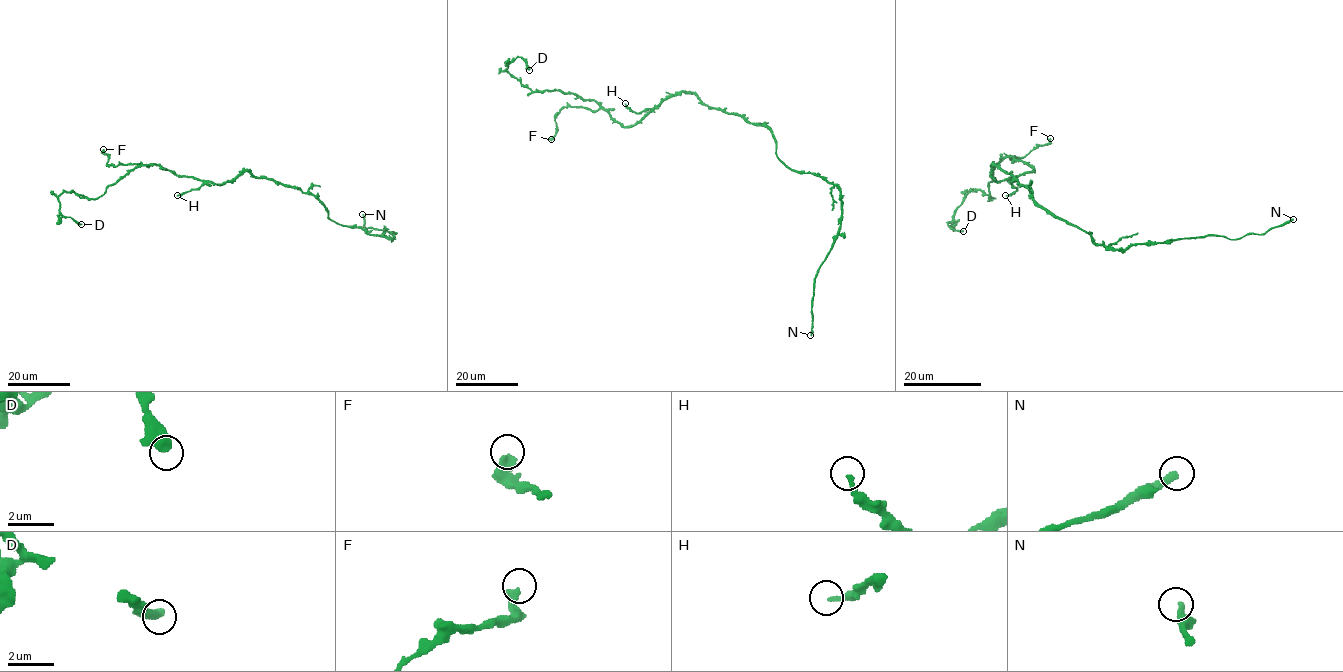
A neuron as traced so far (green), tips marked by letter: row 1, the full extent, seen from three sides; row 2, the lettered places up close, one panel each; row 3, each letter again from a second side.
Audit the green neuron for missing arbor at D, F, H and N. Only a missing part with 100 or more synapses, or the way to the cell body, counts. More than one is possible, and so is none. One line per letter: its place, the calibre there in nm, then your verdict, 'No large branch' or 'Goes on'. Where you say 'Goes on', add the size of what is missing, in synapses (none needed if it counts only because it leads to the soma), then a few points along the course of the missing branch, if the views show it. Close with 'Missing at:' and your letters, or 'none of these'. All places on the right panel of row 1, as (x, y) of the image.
D: Place: (963, 231). Thickness 480 nm. No large branch
F: Place: (1050, 138). Thickness 380 nm. No large branch
H: Place: (1005, 195). Thickness 200 nm. No large branch
N: Place: (1293, 219). Thickness 280 nm. Goes on. Roughly 200 synapses
Missing at: N

